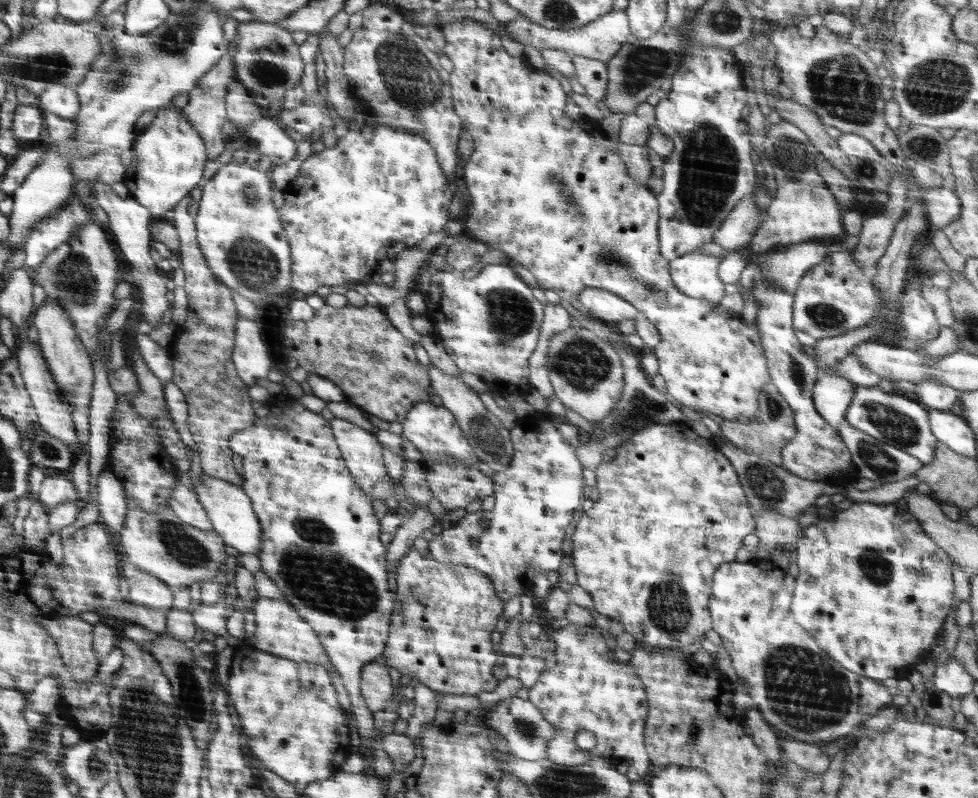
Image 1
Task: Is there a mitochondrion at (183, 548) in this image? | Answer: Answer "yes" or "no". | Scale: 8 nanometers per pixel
yes

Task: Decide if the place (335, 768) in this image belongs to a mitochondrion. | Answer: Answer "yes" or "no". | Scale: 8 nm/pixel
no

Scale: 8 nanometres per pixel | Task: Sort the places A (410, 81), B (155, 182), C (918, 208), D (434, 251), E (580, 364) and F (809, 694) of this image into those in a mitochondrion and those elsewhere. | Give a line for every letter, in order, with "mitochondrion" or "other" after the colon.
A: mitochondrion
B: other
C: other
D: other
E: mitochondrion
F: mitochondrion

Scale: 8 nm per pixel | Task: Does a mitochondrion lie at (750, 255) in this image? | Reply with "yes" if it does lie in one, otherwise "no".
no

